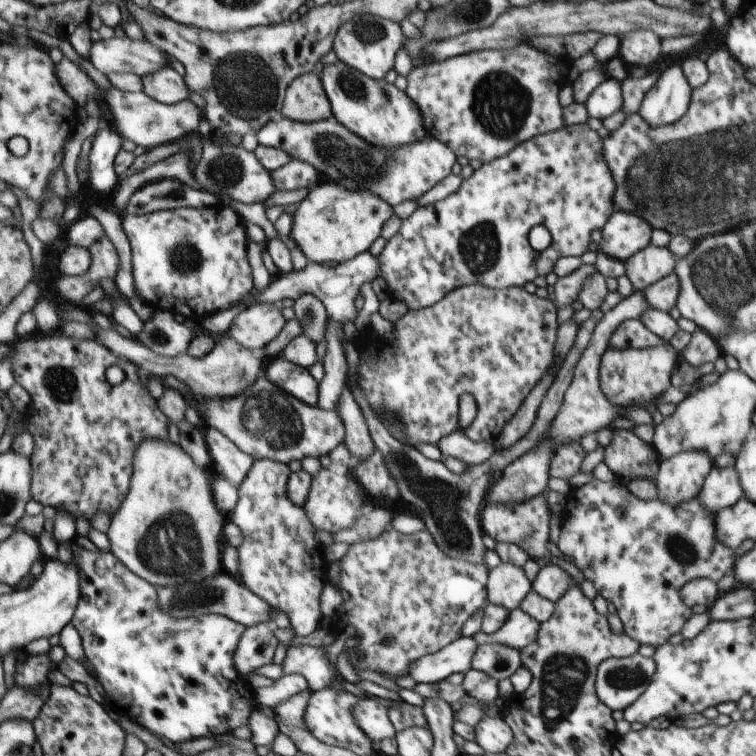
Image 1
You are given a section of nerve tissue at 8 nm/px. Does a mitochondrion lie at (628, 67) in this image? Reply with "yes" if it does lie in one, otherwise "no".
no

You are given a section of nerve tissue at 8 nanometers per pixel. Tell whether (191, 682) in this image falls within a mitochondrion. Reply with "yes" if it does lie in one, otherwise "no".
no

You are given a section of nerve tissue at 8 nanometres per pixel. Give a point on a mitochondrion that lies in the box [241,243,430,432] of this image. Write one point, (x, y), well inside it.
(312, 323)

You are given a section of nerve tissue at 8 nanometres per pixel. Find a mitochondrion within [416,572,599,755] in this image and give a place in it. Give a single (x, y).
(563, 674)

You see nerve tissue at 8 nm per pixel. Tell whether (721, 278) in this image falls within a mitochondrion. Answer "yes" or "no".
yes

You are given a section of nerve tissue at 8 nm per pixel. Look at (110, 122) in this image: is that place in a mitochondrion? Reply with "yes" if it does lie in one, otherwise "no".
no

